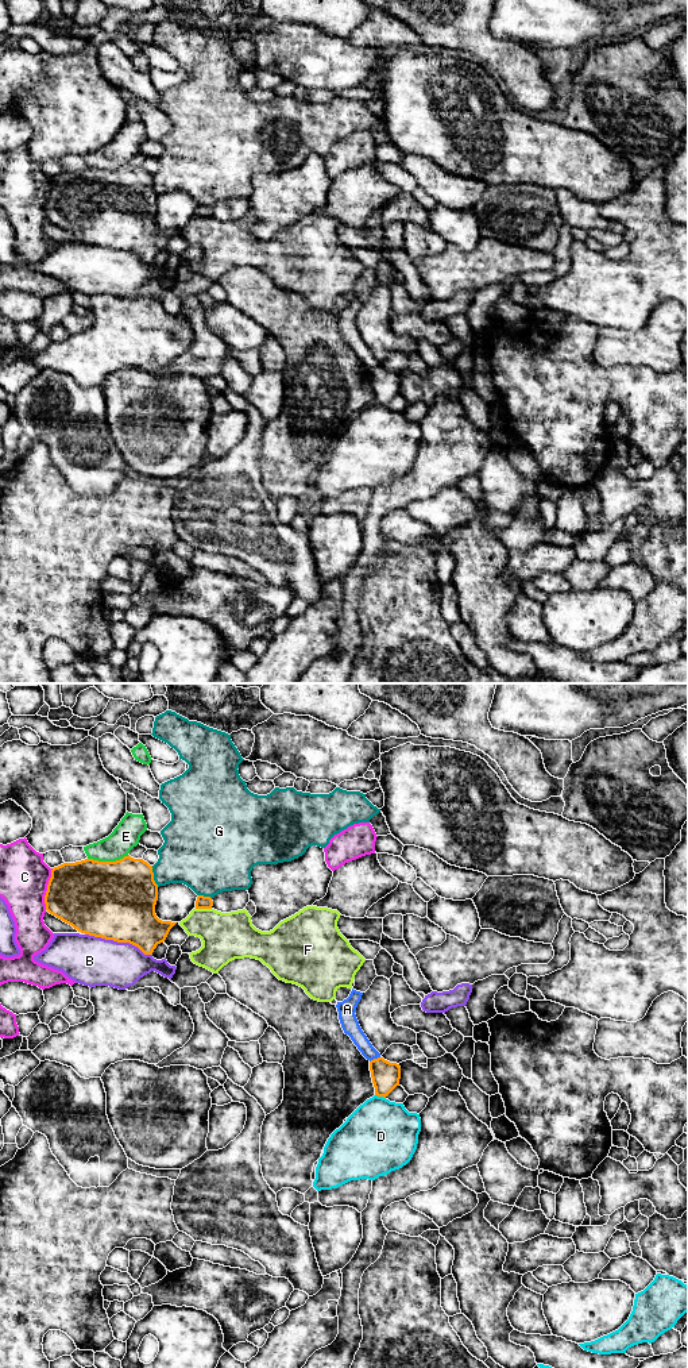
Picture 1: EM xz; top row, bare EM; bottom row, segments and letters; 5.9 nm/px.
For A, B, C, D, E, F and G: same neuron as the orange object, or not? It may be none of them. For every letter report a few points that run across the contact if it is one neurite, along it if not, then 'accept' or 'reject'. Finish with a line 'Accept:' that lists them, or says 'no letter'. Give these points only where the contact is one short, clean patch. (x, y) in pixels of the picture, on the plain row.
A: line xz (379, 365), (370, 370); reject
B: reject
C: reject
D: reject
E: reject
F: reject
G: reject
Accept: no letter

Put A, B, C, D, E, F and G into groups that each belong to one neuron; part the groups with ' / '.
A / B / C / D / E / F / G

